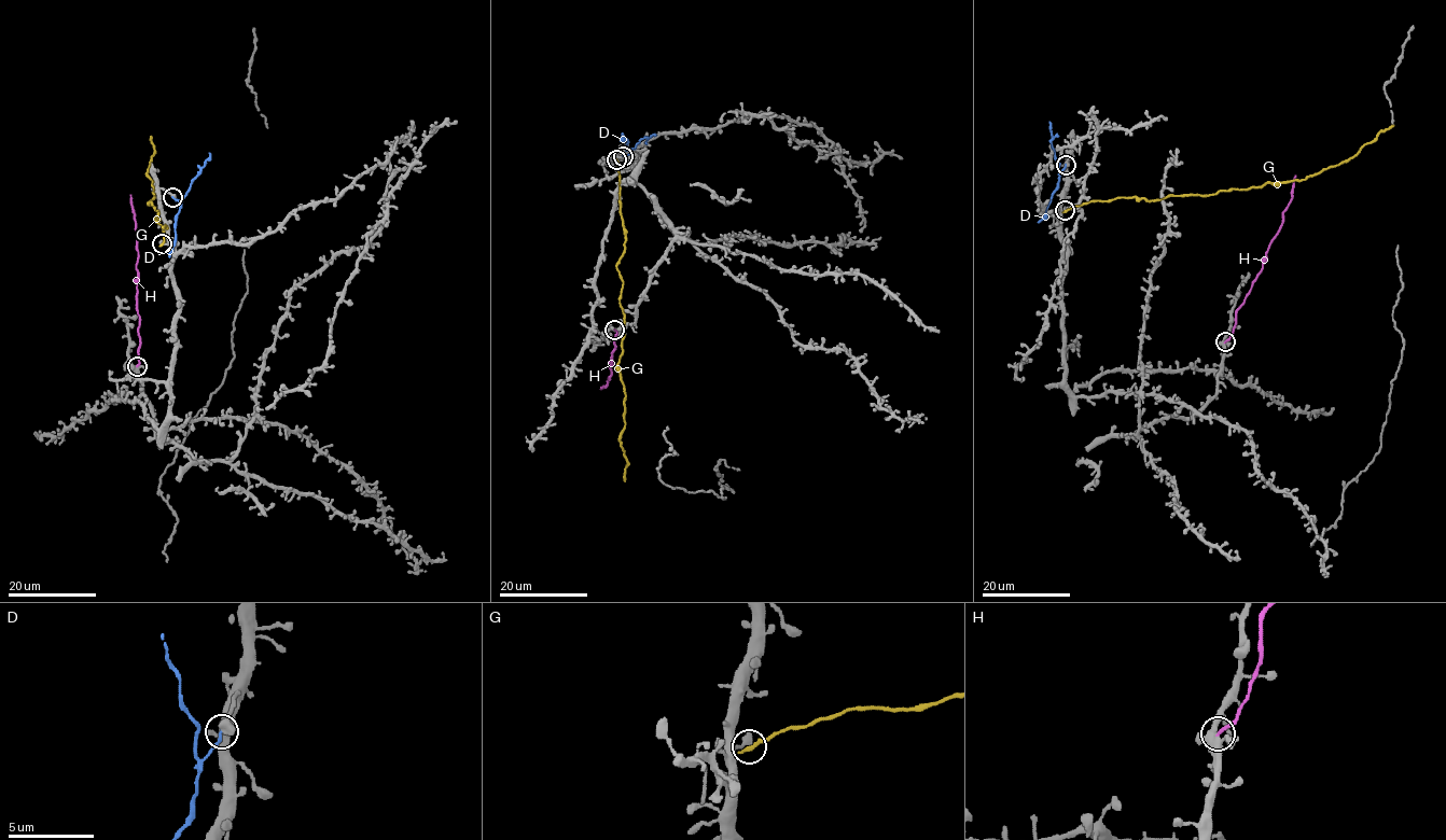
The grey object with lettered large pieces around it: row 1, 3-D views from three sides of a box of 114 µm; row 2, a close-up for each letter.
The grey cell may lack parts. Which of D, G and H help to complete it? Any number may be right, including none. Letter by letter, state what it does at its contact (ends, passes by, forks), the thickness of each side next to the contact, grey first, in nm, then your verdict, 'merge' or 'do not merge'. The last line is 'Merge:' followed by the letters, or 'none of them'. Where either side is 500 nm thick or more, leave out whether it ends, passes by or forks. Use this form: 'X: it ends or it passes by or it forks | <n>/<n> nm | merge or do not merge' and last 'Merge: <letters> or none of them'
D: 550/160 nm | do not merge
G: it ends | 420/280 nm | do not merge
H: it ends | 320/170 nm | do not merge
Merge: none of them

